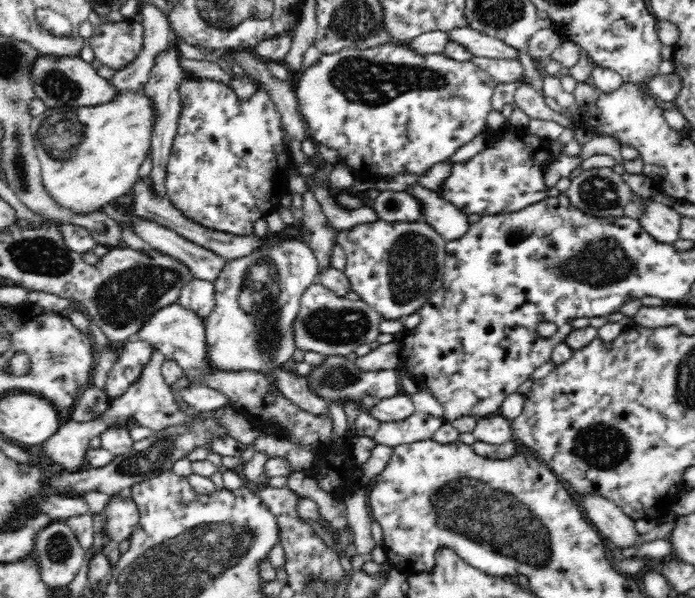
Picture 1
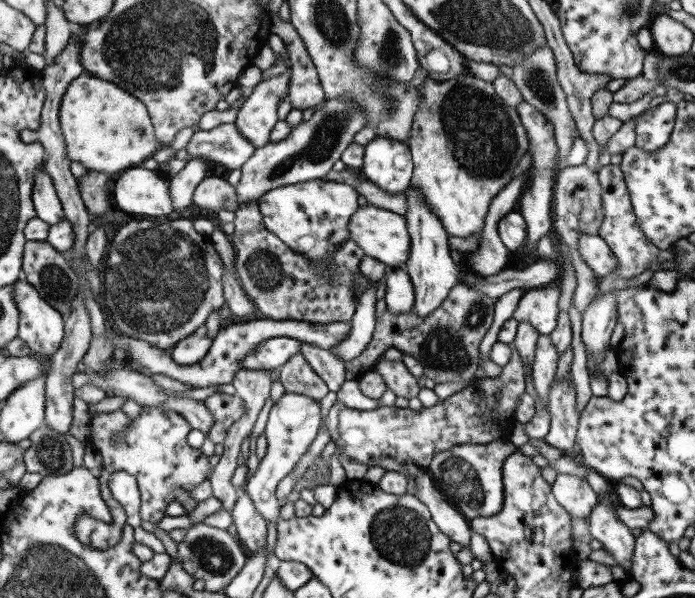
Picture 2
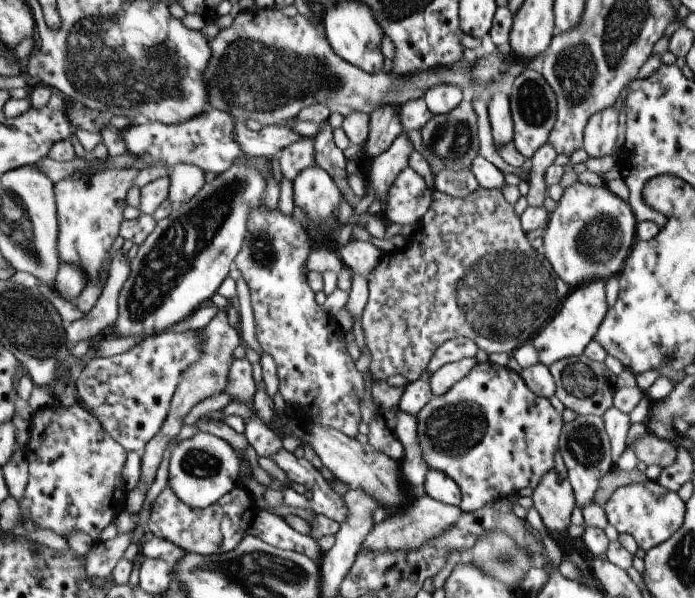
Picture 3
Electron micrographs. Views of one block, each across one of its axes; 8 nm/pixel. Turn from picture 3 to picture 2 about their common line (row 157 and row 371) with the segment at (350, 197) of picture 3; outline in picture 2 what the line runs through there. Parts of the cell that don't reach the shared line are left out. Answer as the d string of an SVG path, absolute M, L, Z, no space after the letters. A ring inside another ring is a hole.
M303 342L300 352L307 365L326 385L328 392L336 393L344 380L344 362L331 356L329 350L322 350Z

